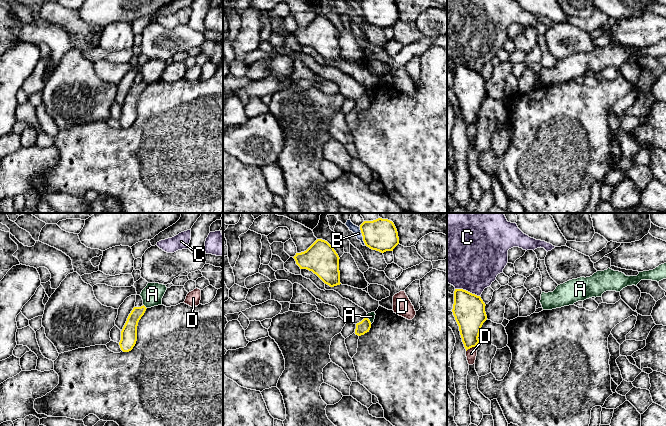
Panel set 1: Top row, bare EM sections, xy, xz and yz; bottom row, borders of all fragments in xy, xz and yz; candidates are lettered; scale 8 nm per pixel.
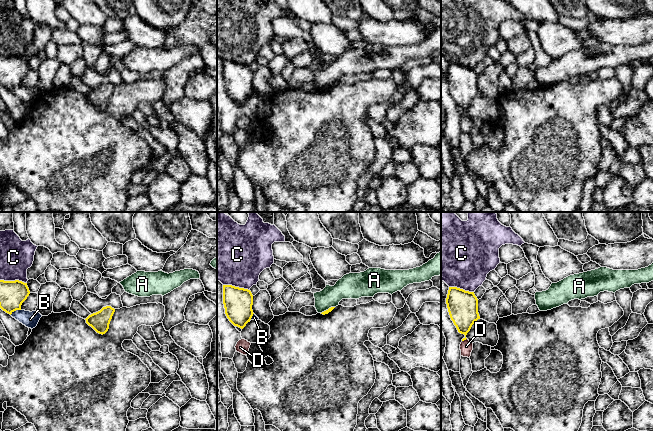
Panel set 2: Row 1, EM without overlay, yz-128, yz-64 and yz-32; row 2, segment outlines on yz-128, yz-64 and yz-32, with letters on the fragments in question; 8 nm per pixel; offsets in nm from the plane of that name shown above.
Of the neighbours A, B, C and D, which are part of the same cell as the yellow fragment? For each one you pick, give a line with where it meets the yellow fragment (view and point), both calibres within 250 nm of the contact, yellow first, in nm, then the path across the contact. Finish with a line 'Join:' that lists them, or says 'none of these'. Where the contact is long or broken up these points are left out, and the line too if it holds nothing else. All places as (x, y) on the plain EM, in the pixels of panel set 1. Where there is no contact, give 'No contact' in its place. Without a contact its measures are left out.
Join: none of these

